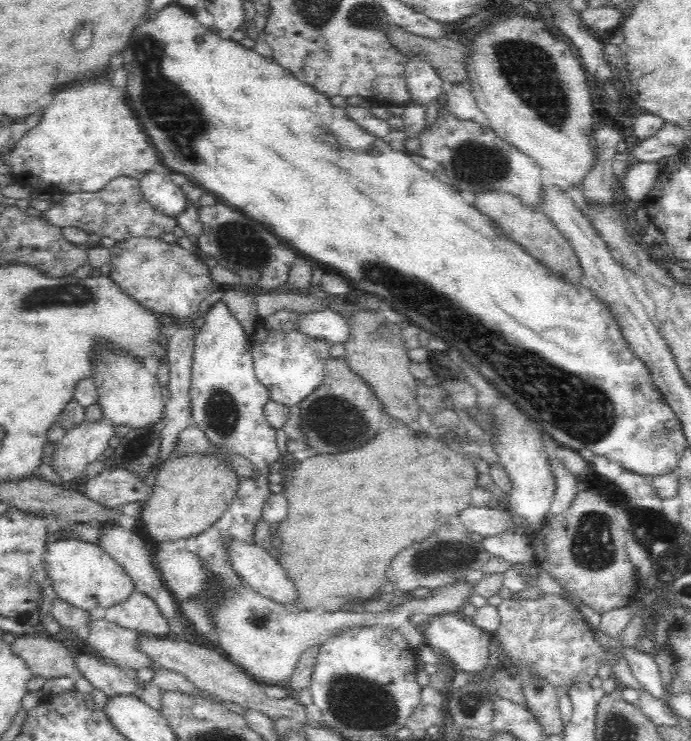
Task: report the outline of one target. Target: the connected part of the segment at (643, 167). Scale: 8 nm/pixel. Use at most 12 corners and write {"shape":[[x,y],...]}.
{"shape":[[632,162],[621,180],[624,194],[644,202],[656,184],[656,163]]}

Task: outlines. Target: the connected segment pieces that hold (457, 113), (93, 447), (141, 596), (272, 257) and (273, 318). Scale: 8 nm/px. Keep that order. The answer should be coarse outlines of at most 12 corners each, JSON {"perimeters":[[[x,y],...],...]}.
{"perimeters":[[[446,87],[444,108],[463,121],[481,118],[470,87]],[[84,419],[54,442],[62,483],[109,453],[112,421]],[[136,590],[105,619],[137,633],[170,635],[169,620]],[[224,204],[199,210],[202,257],[278,292],[296,254]],[[300,313],[258,318],[256,378],[274,402],[300,404],[320,386],[330,344],[298,329]]]}

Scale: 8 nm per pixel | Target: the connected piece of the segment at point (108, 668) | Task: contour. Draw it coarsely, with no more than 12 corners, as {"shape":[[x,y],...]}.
{"shape":[[76,652],[79,675],[107,694],[141,693],[137,682],[119,666],[91,652]]}

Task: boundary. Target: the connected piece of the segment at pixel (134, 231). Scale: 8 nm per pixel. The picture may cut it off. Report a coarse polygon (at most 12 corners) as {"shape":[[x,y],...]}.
{"shape":[[113,178],[95,193],[64,193],[40,219],[117,242],[160,239],[177,219]]}

